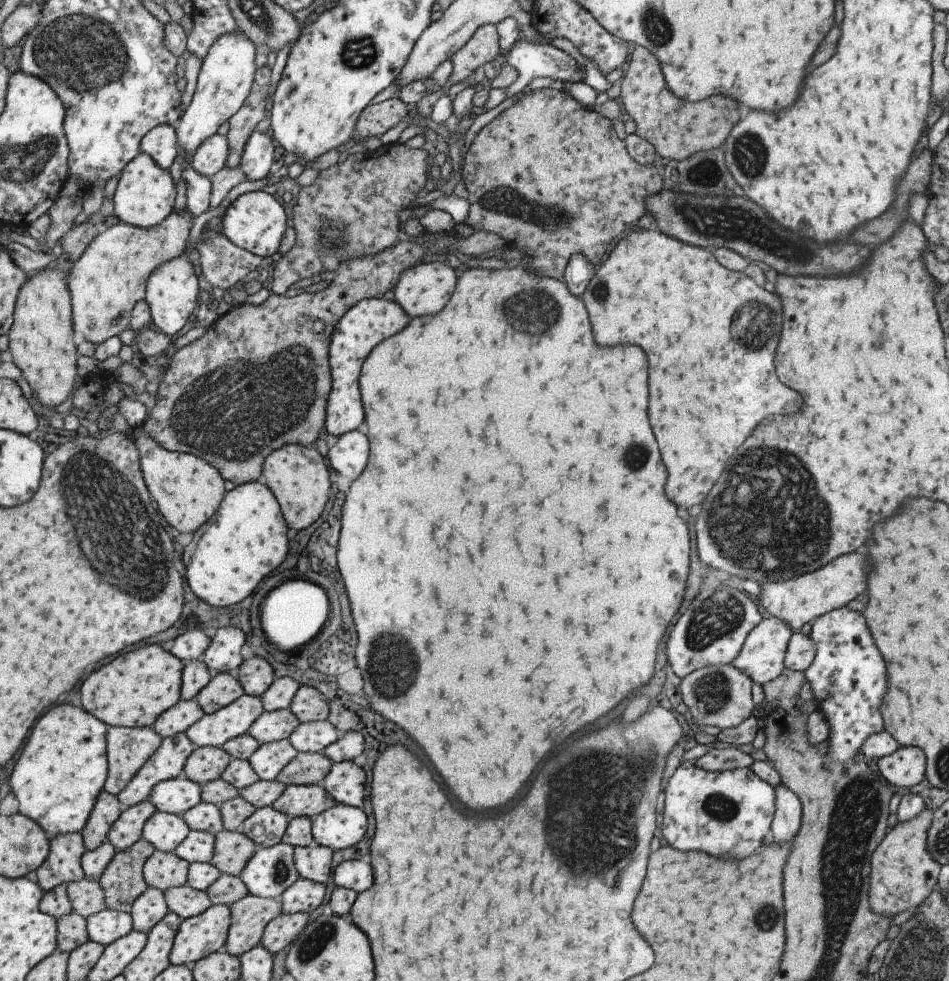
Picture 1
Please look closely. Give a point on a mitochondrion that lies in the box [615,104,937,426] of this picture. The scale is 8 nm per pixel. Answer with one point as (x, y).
(726, 223)

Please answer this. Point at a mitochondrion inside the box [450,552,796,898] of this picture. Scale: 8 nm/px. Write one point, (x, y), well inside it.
(589, 801)

